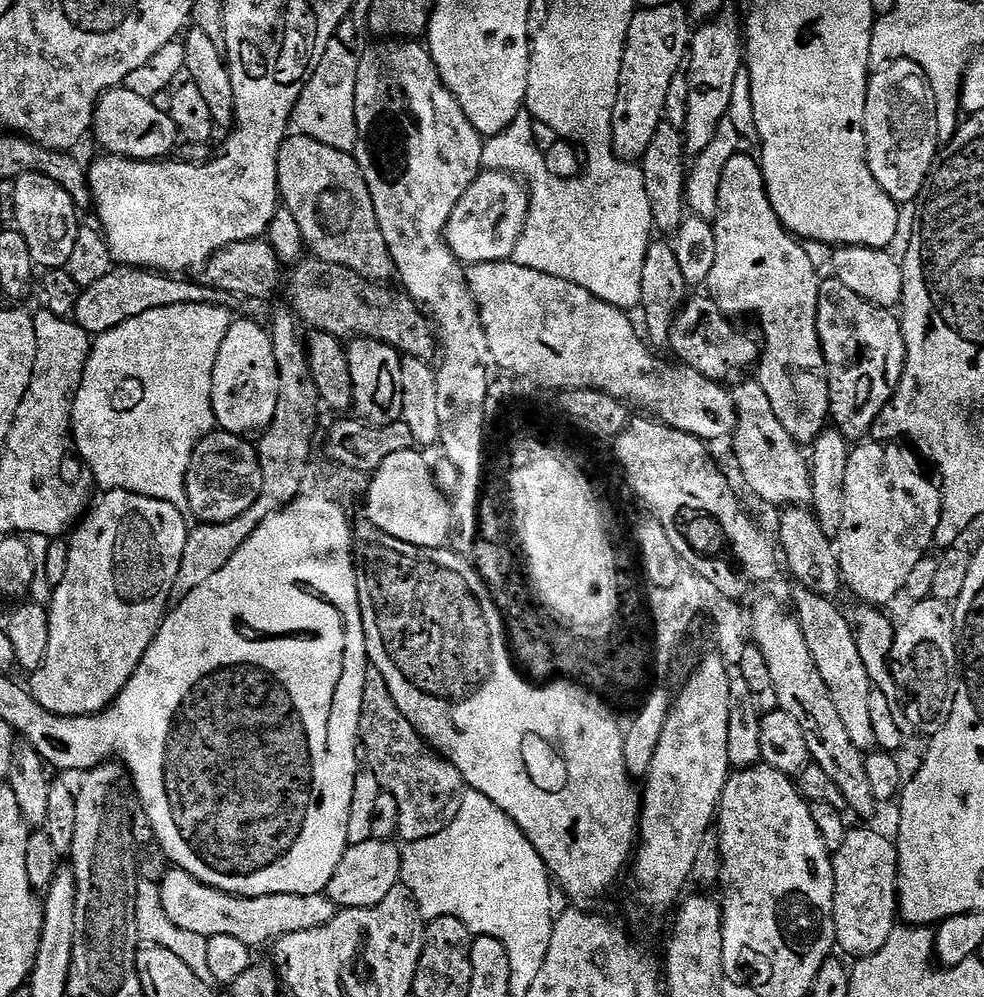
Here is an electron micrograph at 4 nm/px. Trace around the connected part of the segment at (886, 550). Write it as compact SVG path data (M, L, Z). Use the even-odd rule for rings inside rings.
M864 442L848 454L844 491L846 510L842 510L842 530L838 537L840 575L846 588L868 606L885 606L904 592L906 578L910 578L914 566L929 555L928 547L933 547L938 530L941 489L924 477L916 461L917 453L907 452L904 448L907 447L896 442Z

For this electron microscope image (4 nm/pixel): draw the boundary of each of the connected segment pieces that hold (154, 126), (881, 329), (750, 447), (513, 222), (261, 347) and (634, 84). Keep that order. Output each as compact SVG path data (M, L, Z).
M125 86L111 88L96 103L94 136L95 132L96 140L104 147L105 153L124 156L128 160L163 161L175 153L181 139L171 112L158 110L152 99L142 98Z
M829 278L821 283L816 325L828 367L830 420L835 431L841 432L850 442L863 441L871 433L882 410L891 402L904 373L908 350L904 341L904 331L900 328L900 320L892 315L889 309L880 308L876 304L866 302L866 298L854 294L854 290L850 290L850 286L846 286L840 280Z
M741 379L737 388L731 389L736 407L736 431L731 441L732 448L736 451L736 464L748 483L748 488L760 500L773 504L776 510L783 510L789 506L808 506L812 502L812 470L809 457L805 449L797 444L790 434L786 434L786 426L774 418L774 409L770 406L770 398L766 398L766 390L762 390L759 379Z
M481 171L479 178L459 200L447 223L445 240L451 252L466 266L511 259L525 228L528 197L527 187L517 177L504 172Z
M233 319L226 338L222 338L222 350L218 350L212 375L212 409L217 425L237 434L263 433L274 418L279 393L278 362L274 362L269 329L252 320Z
M683 3L642 8L630 22L620 67L620 89L612 115L612 149L619 160L643 161L654 134L664 120L666 94L670 82L681 75L690 52L693 29L688 28L690 13Z

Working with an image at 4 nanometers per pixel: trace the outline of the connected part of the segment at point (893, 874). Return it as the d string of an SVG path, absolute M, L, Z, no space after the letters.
M853 827L832 856L834 870L834 930L845 957L878 954L898 926L898 854L895 843L872 828Z

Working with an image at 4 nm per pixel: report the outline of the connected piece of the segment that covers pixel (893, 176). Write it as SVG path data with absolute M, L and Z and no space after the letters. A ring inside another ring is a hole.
M895 60L893 64L871 73L864 133L870 174L874 174L878 186L890 194L897 206L905 206L911 200L919 201L942 148L934 90L922 66L909 60Z

